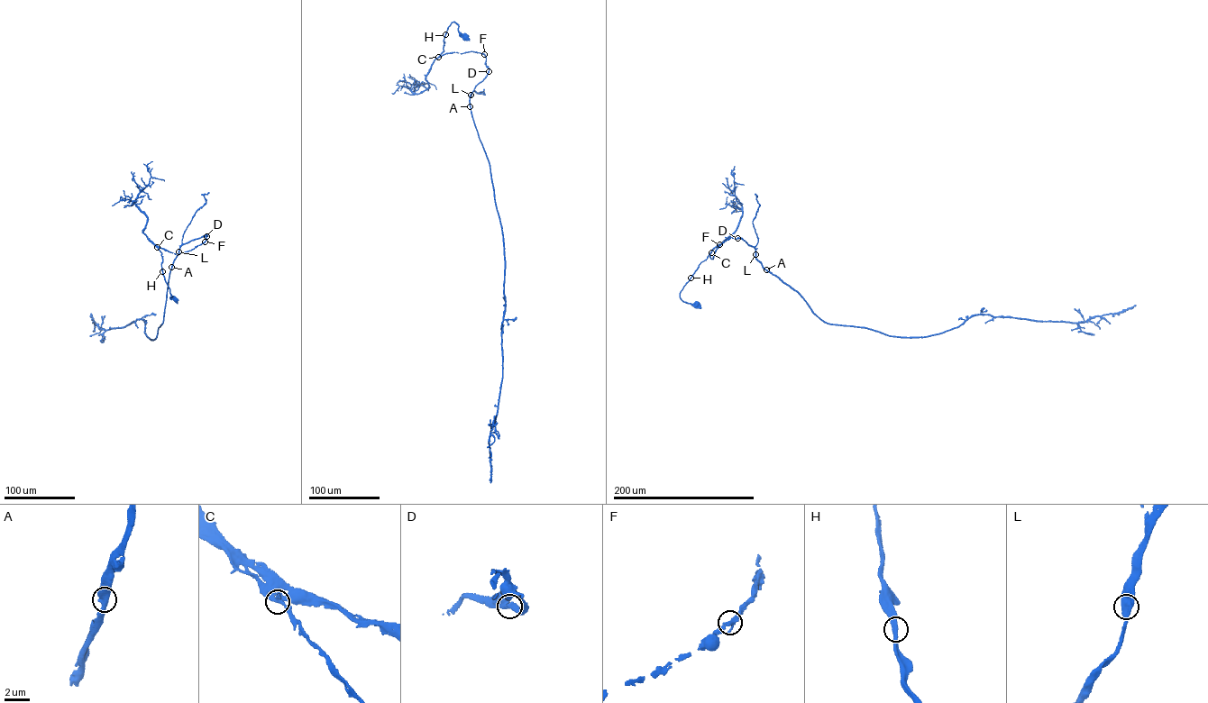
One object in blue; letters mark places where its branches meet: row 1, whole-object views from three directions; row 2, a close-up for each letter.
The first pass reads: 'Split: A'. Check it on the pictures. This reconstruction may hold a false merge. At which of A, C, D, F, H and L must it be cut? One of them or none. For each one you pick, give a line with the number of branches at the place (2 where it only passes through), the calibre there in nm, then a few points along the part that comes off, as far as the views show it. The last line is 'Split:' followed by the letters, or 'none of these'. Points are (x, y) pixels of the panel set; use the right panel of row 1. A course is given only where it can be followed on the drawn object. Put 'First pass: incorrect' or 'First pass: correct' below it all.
Split: none of these
First pass: incorrect

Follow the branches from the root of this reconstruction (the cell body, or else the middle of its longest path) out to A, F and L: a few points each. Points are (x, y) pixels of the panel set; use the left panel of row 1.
A: (176, 299), (169, 298), (157, 247), (176, 254), (186, 252), (205, 241), (205, 233), (181, 245), (171, 267)
F: (176, 299), (169, 298), (171, 296), (161, 269), (161, 253), (157, 247), (178, 254), (205, 241)
L: (176, 299), (169, 298), (157, 247), (178, 254), (202, 243), (207, 236), (183, 244), (178, 251)

